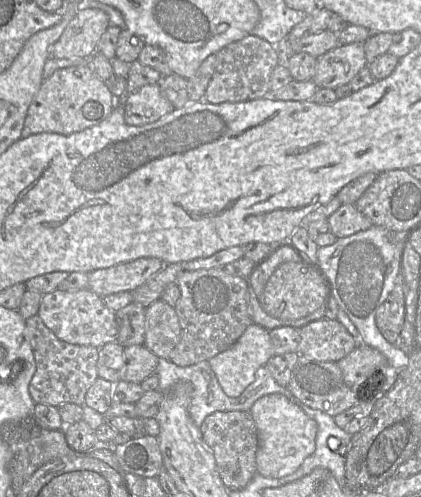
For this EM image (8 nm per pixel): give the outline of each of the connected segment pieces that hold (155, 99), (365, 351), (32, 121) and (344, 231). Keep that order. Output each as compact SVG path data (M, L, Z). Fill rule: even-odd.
M149 84L129 92L123 99L124 119L131 126L142 126L157 121L174 107L162 94L159 84Z
M358 344L345 358L338 362L346 386L359 390L360 386L378 370L388 368L386 357L378 350Z
M90 65L61 68L43 80L28 108L24 127L31 134L48 132L69 135L101 123L115 107L113 94Z
M342 204L328 218L330 232L337 238L345 238L371 228L374 224L362 214L355 204Z

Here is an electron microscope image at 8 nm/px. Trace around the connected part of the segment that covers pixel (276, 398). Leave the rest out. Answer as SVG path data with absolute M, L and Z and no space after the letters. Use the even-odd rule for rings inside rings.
M273 393L259 398L250 409L250 414L258 438L256 469L262 476L281 478L292 474L314 452L317 423L283 394Z

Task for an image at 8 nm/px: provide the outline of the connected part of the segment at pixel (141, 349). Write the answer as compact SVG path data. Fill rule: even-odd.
M145 345L124 347L125 367L123 380L140 383L153 374L158 366L159 357Z

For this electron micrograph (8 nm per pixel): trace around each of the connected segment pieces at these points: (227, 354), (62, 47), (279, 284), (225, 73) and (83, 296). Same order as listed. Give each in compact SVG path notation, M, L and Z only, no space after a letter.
M252 323L234 345L212 357L208 362L225 394L236 398L255 380L257 370L266 366L272 356L273 347L269 330Z
M84 5L51 46L50 57L91 58L102 34L109 26L109 17L106 13Z
M286 262L281 264L269 278L261 298L261 306L273 318L297 320L322 308L326 295L325 285L316 271L299 262Z
M250 34L223 47L216 55L218 63L206 89L204 101L220 104L254 100L270 95L270 76L282 59L281 47L273 46L268 41Z
M89 288L70 291L56 289L43 294L38 315L58 339L69 344L101 348L118 339L116 312L109 309L103 298Z

